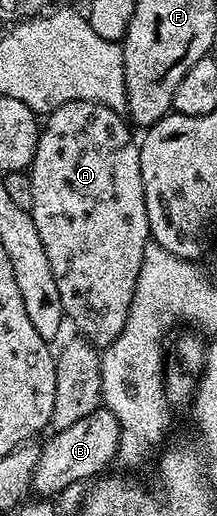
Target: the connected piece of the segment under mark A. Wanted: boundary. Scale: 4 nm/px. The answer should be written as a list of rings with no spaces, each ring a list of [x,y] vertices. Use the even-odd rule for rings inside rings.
[[[65,102],[42,121],[37,142],[37,154],[33,158],[29,175],[33,182],[33,206],[29,210],[33,222],[37,226],[37,234],[41,234],[41,246],[45,246],[45,254],[49,258],[49,266],[53,266],[53,278],[57,282],[57,294],[61,296],[61,306],[64,317],[75,323],[82,339],[88,344],[94,344],[96,349],[104,350],[109,347],[125,326],[126,316],[129,314],[130,303],[134,300],[134,287],[137,286],[138,272],[142,270],[142,256],[149,241],[149,214],[145,210],[145,190],[141,182],[141,158],[137,136],[130,132],[128,121],[109,106],[101,106],[97,102]]]

